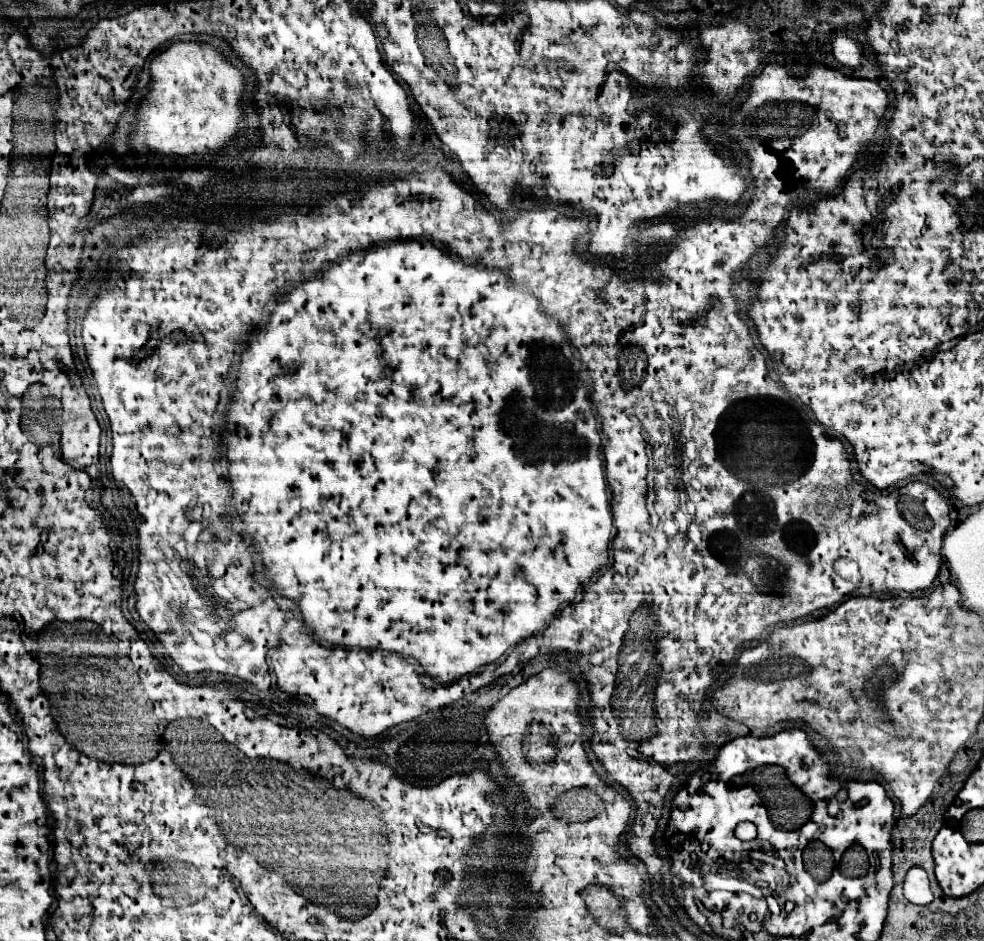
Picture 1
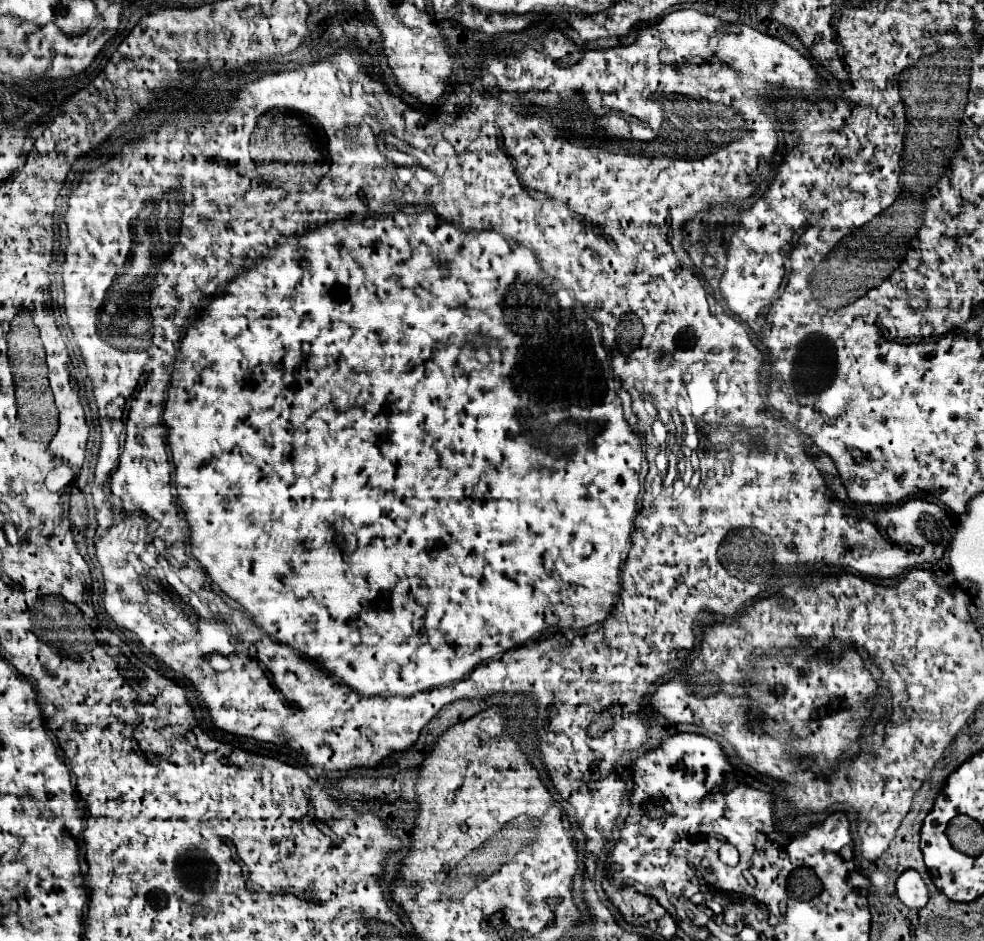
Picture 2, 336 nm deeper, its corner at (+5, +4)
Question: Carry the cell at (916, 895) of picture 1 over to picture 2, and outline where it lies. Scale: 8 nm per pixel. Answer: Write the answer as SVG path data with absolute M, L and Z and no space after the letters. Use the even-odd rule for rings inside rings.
M908 869L908 871L904 871L904 873L898 877L896 891L898 891L900 901L902 901L906 907L920 909L920 907L924 907L924 905L928 903L928 889L926 889L920 873L914 871L914 869Z

